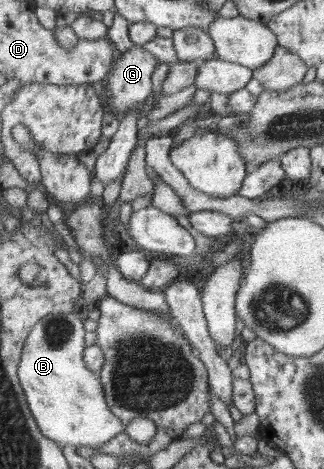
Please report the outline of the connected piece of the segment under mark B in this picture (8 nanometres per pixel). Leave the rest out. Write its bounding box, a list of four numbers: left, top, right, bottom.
[18,311,126,449]

